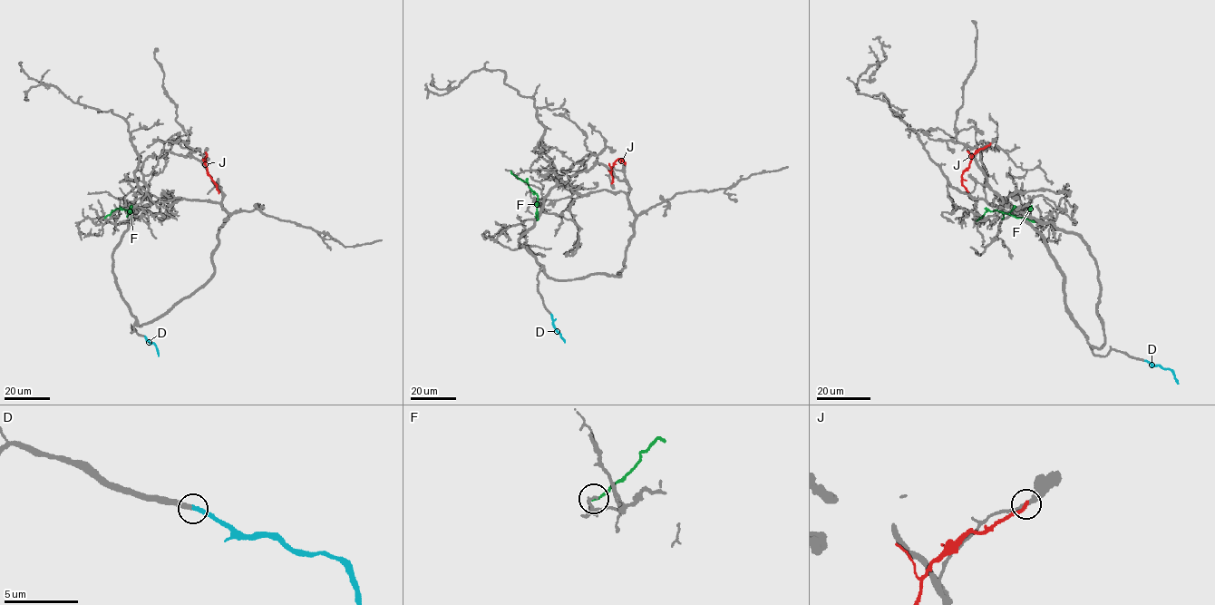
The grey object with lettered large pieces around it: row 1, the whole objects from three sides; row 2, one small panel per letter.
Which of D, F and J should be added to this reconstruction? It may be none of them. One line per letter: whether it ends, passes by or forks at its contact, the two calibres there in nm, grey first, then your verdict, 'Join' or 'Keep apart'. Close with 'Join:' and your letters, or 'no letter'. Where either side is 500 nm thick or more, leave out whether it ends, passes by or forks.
D: It ends there. Thickness 320 nm (grey) against 320 nm. Join
F: It ends there. Thickness 150 nm (grey) against 150 nm. Keep apart
J: It ends there. Thickness 300 nm (grey) against 240 nm. Keep apart
Join: D

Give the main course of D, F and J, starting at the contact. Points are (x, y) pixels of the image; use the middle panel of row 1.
D: (550, 314), (553, 326), (565, 342)
F: (510, 170), (528, 183), (538, 196), (537, 218)
J: (612, 183), (611, 169), (617, 160), (623, 160), (625, 164)

